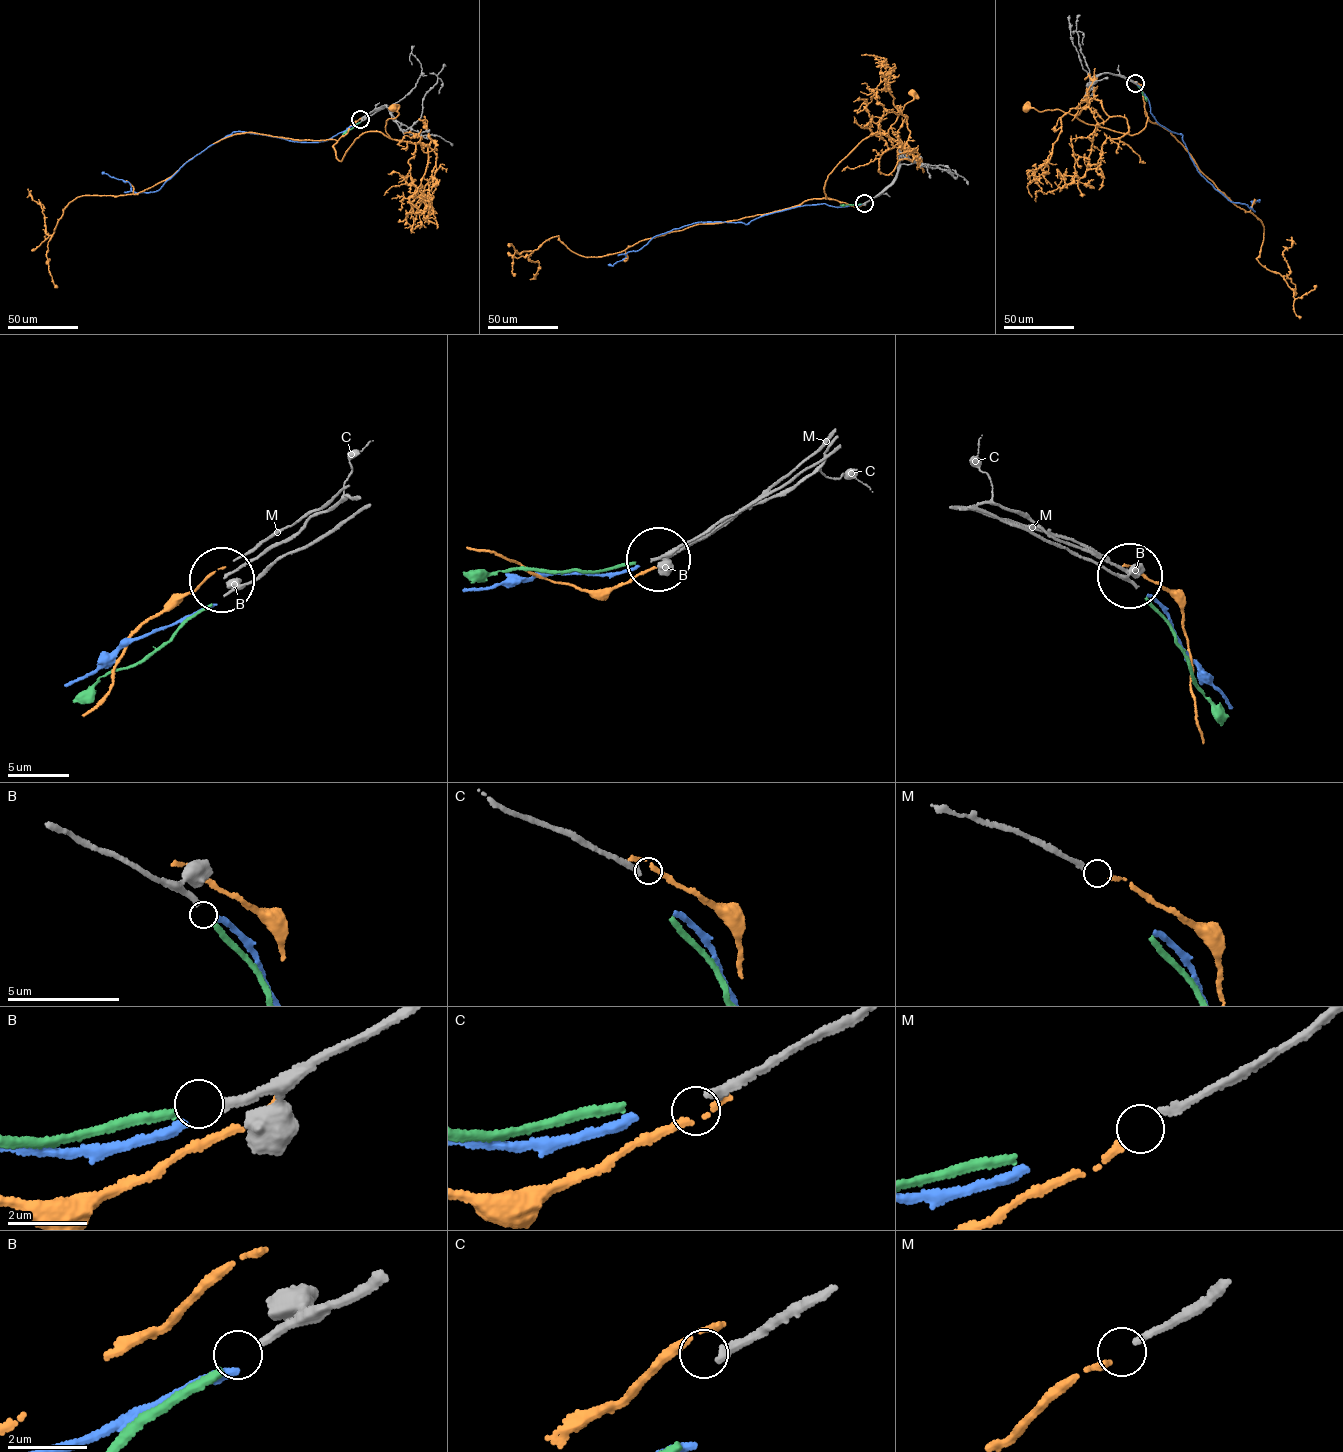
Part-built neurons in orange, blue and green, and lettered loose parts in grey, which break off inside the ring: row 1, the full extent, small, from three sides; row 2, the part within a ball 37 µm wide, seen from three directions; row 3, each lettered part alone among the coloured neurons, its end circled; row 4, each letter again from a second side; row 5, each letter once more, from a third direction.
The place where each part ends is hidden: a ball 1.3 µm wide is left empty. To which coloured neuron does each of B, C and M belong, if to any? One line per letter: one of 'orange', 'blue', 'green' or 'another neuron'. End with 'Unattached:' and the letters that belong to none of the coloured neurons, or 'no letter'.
B: green
C: another neuron
M: orange
Unattached: C

